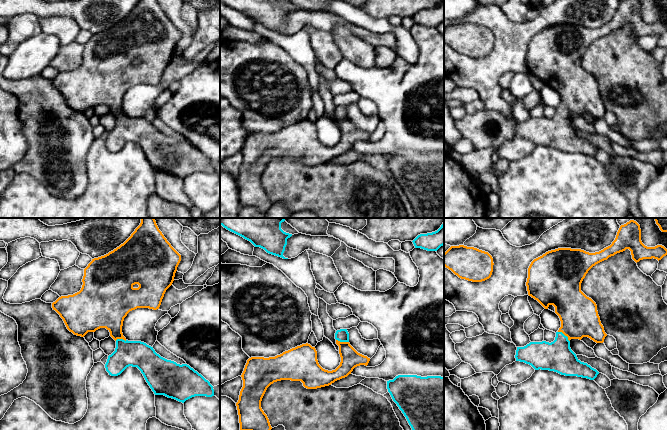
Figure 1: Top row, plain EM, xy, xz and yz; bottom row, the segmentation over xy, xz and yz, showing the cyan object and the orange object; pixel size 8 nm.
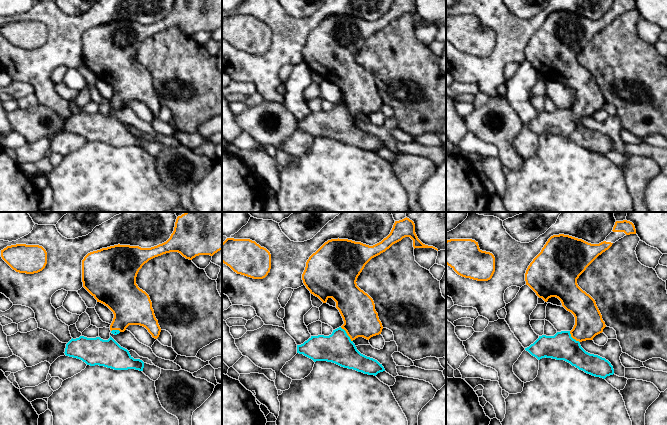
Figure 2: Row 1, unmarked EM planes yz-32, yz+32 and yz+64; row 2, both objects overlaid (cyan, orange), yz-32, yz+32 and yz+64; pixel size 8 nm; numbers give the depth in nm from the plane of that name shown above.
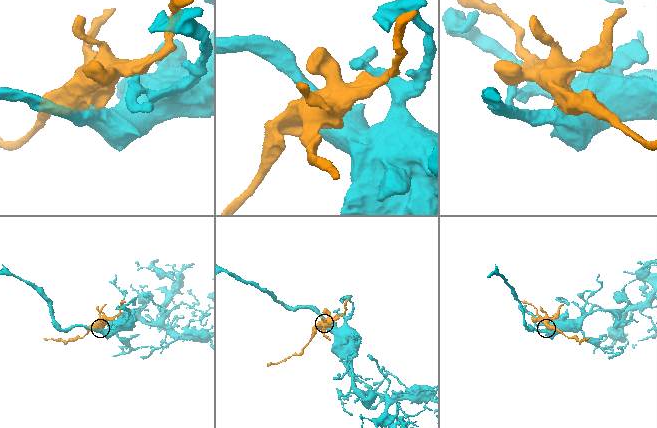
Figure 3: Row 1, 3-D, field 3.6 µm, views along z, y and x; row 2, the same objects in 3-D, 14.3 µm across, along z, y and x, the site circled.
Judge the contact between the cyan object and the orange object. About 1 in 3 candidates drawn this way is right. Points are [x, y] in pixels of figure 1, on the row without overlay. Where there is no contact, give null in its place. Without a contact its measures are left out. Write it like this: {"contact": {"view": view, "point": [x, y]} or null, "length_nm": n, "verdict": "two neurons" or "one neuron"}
{"contact": {"view": "yz", "point": [564, 111]}, "length_nm": 130, "verdict": "one neuron"}

